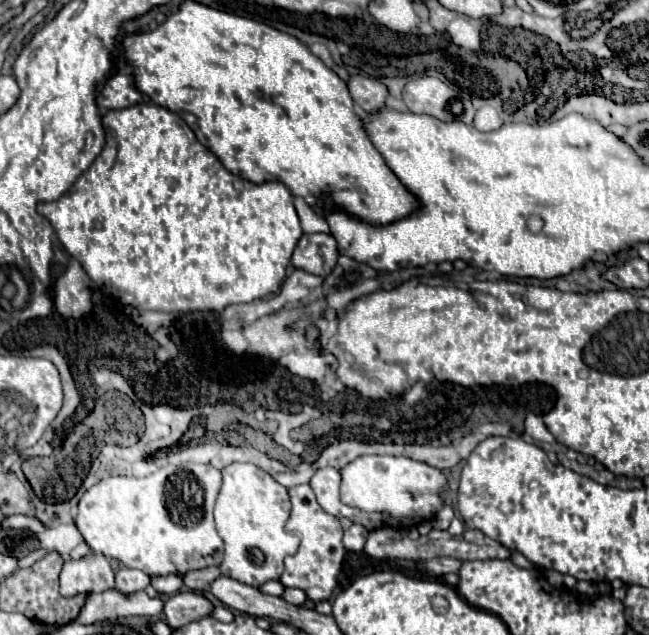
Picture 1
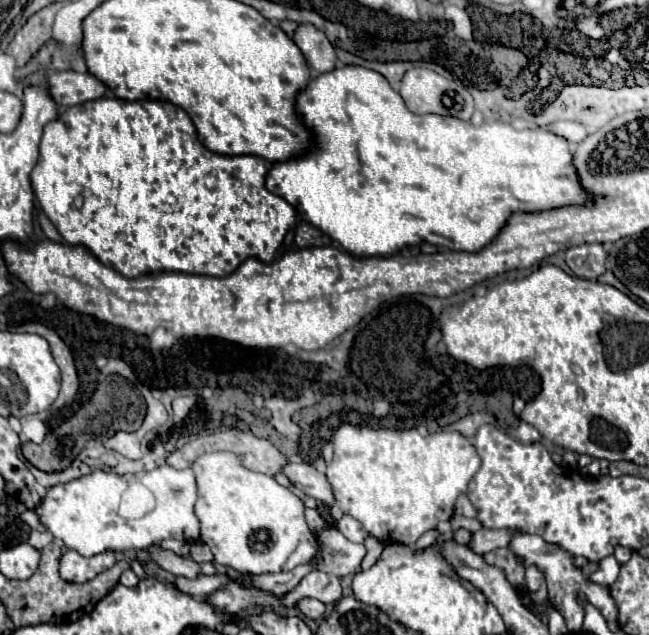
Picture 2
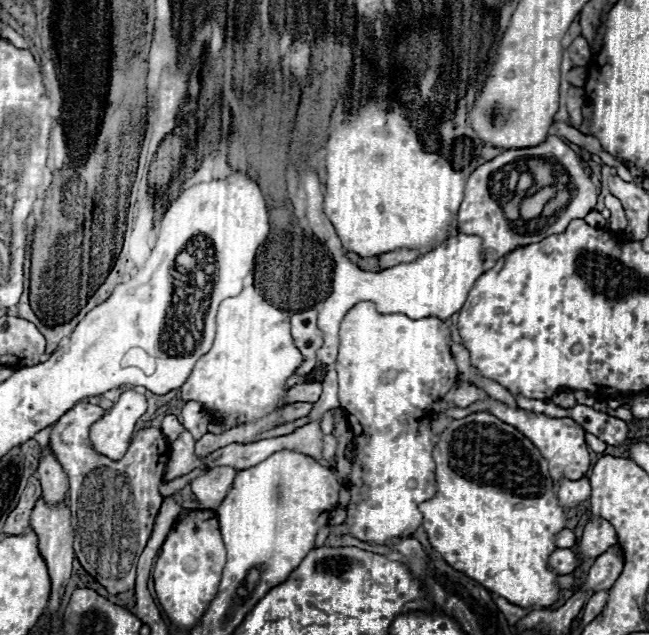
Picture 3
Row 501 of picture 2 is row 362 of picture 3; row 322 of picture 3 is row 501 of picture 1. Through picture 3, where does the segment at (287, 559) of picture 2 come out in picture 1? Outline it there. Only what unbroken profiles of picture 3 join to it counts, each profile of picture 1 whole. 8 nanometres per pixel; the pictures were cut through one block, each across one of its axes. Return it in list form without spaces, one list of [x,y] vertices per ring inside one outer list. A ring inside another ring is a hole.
[[[232,462],[222,468],[222,488],[214,508],[216,530],[224,540],[220,572],[238,582],[258,588],[284,572],[284,558],[296,554],[298,536],[286,532],[290,518],[288,490],[268,472],[250,462]]]

